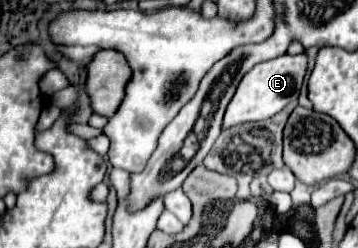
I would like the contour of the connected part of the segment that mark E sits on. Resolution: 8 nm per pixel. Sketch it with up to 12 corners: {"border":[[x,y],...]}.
{"border":[[308,57],[254,65],[224,127],[264,121],[298,99]]}

